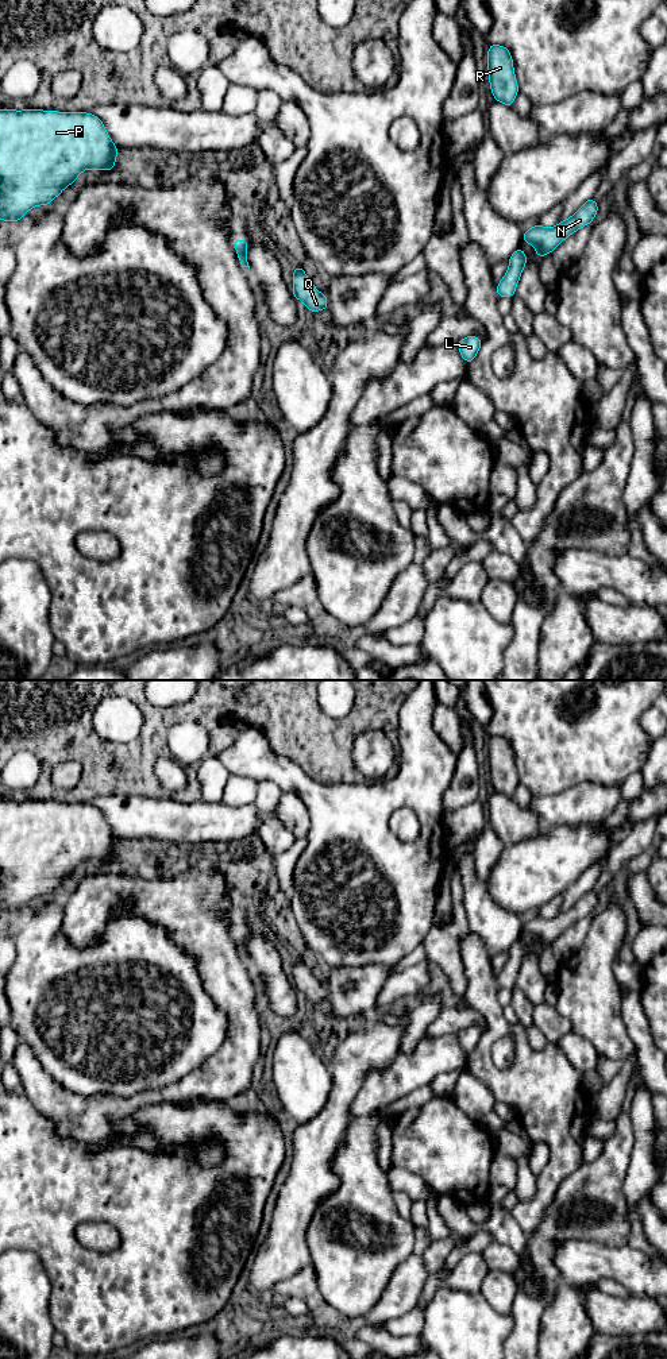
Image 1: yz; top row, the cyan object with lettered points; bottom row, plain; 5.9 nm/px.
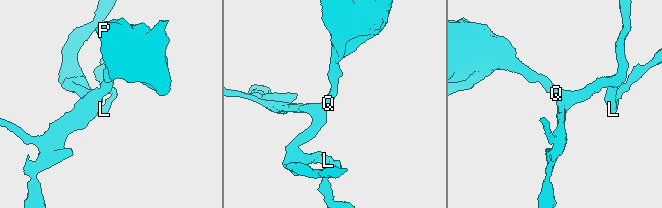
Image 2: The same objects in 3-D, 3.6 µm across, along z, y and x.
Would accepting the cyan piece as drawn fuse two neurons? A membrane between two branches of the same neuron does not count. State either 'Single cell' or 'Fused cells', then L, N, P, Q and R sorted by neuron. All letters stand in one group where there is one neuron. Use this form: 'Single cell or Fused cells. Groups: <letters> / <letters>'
Single cell. Groups: L N P Q R

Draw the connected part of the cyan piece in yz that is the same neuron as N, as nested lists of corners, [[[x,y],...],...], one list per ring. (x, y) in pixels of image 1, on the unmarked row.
[[[587,889],[570,910],[560,912],[554,919],[544,919],[537,914],[531,920],[523,923],[523,933],[531,934],[541,950],[545,945],[551,945],[571,924],[590,915],[597,903],[598,893]]]

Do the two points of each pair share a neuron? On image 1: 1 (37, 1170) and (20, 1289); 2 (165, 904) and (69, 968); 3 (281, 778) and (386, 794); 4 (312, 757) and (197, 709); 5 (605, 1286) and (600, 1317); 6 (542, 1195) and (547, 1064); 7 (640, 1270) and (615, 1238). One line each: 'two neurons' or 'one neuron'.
1: two neurons
2: two neurons
3: one neuron
4: one neuron
5: two neurons
6: one neuron
7: two neurons

